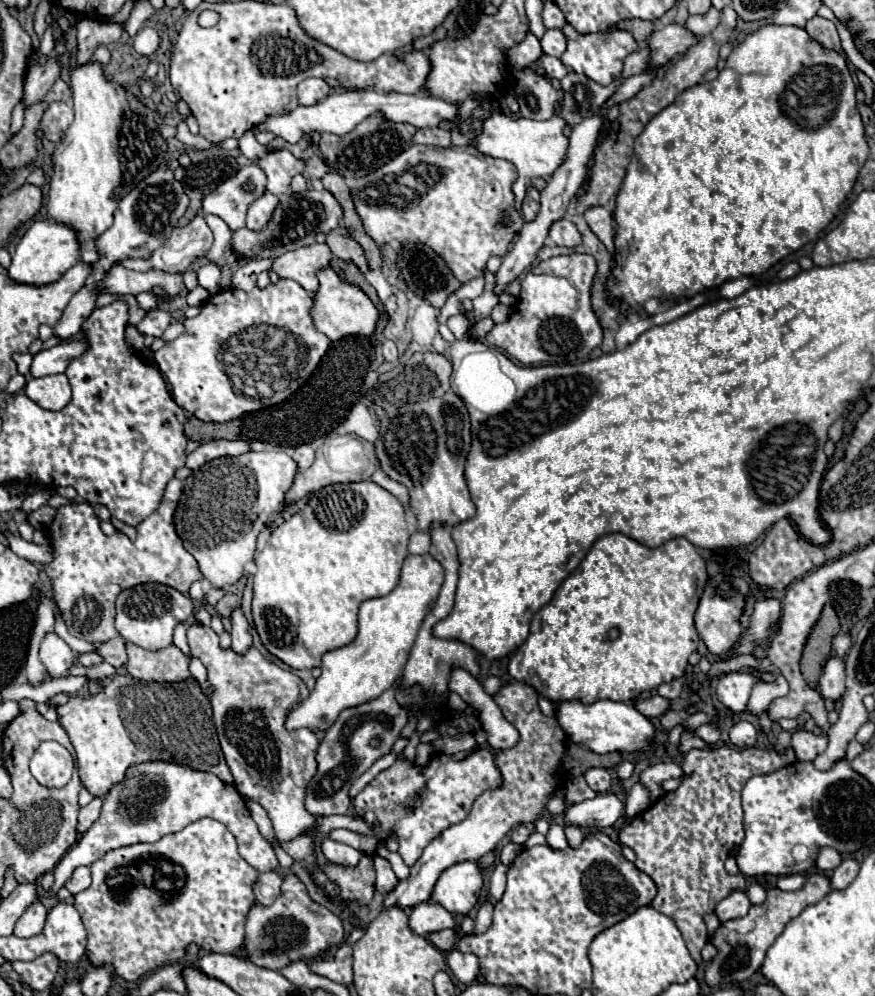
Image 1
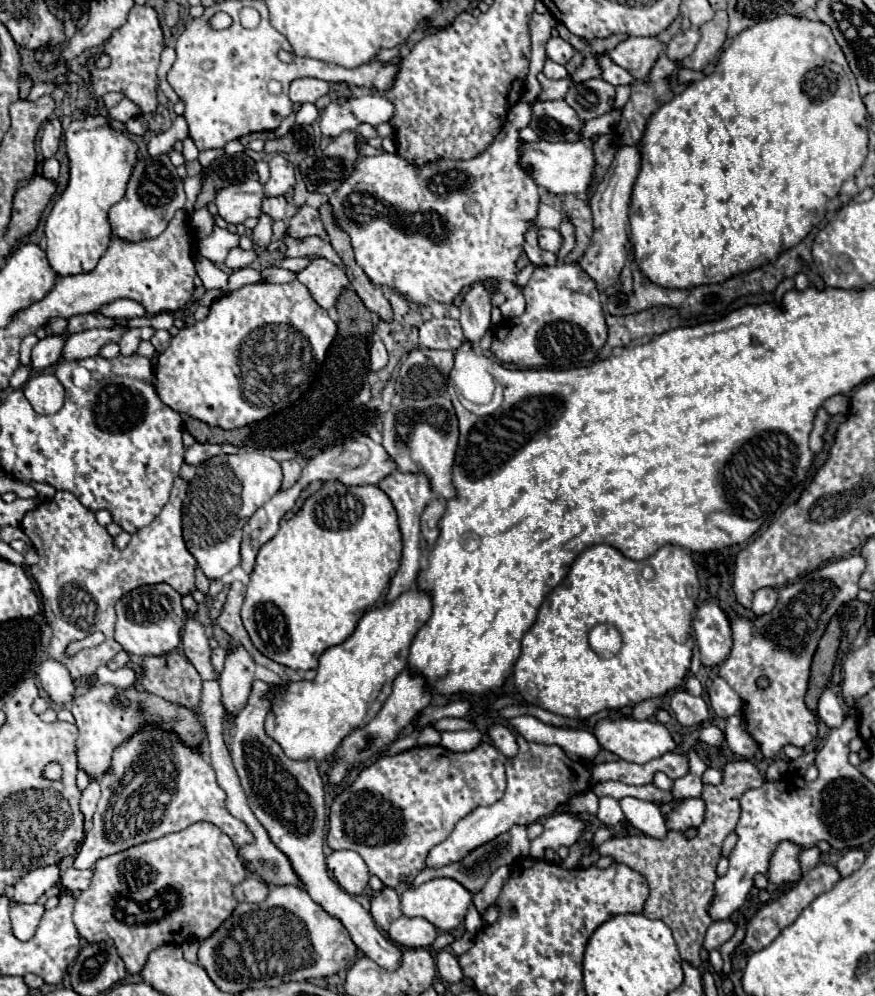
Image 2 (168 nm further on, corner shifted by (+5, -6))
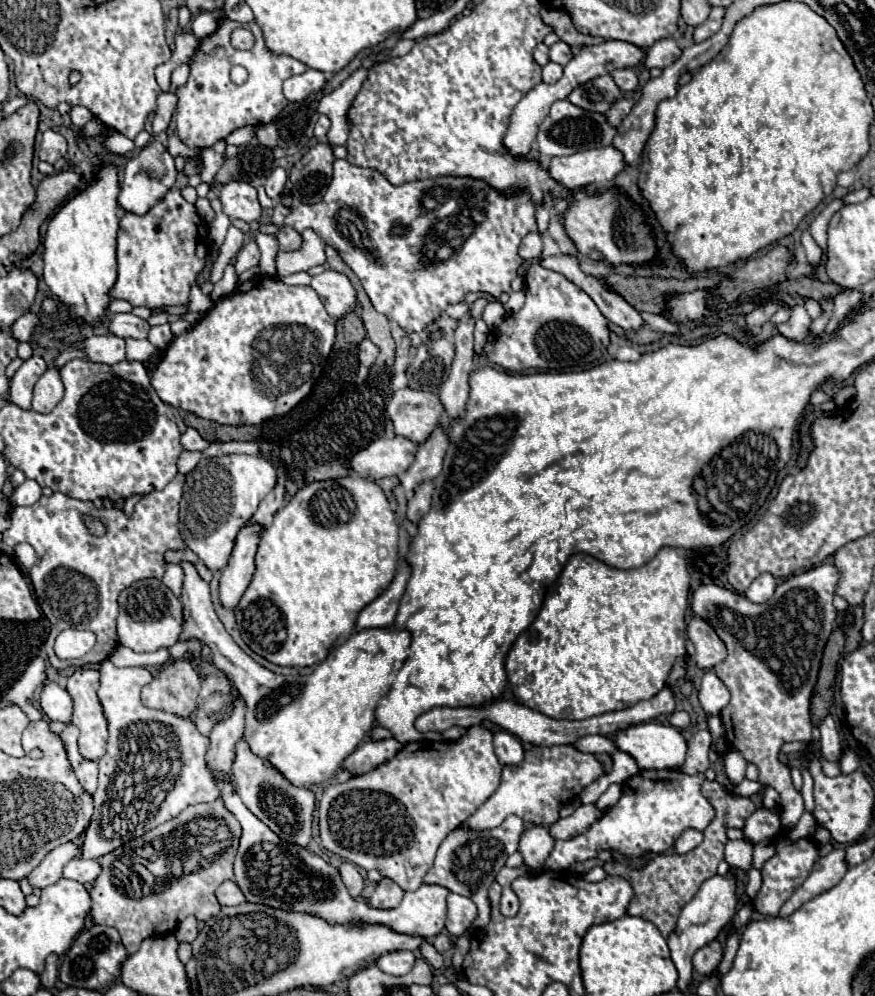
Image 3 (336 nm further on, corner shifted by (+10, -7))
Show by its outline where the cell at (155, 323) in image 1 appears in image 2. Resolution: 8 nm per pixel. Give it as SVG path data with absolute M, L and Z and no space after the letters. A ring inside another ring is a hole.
M151 326L127 330L127 332L123 334L123 338L119 340L121 354L123 354L123 356L131 356L131 354L135 354L139 342L141 342L141 340L149 340L153 334L155 334L155 328L151 328Z

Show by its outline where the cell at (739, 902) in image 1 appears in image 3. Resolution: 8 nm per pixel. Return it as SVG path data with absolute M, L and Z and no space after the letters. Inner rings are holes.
M712 941L706 947L698 949L696 955L692 957L694 971L698 971L700 975L710 975L718 967L720 959L722 959L722 945L718 941Z

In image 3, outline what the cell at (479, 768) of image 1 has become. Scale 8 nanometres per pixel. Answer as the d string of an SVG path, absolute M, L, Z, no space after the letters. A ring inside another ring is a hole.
M472 725L456 741L408 743L374 771L352 777L346 783L330 785L318 803L322 845L366 871L380 871L384 877L396 881L404 891L416 891L434 863L434 855L444 837L470 817L500 785L502 765L496 759L492 737L492 731L484 725Z

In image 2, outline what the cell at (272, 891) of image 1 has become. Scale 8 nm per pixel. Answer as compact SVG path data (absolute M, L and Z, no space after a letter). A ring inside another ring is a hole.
M247 876L241 884L235 886L235 898L239 902L263 902L269 894L269 884L257 876Z

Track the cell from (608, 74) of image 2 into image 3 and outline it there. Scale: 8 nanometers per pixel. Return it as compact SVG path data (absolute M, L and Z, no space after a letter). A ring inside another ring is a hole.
M616 69L612 73L616 85L624 91L624 93L632 93L636 87L638 87L638 77L632 69Z

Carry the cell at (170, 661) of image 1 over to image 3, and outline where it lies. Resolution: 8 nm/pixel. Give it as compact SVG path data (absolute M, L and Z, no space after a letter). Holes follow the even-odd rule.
M170 661L158 677L142 689L142 703L150 709L190 717L196 711L200 677L190 661Z

